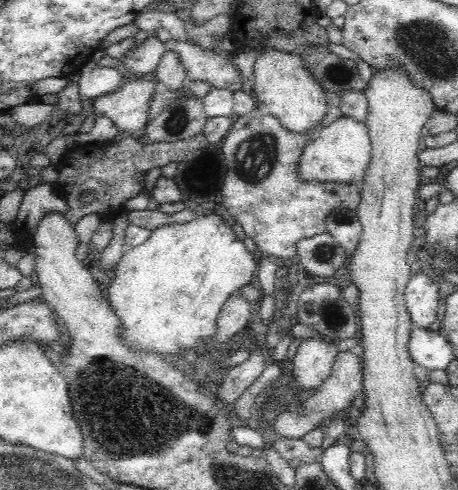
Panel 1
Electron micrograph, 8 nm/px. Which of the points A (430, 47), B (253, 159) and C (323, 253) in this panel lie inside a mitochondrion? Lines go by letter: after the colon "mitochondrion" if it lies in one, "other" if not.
A: mitochondrion
B: mitochondrion
C: mitochondrion

